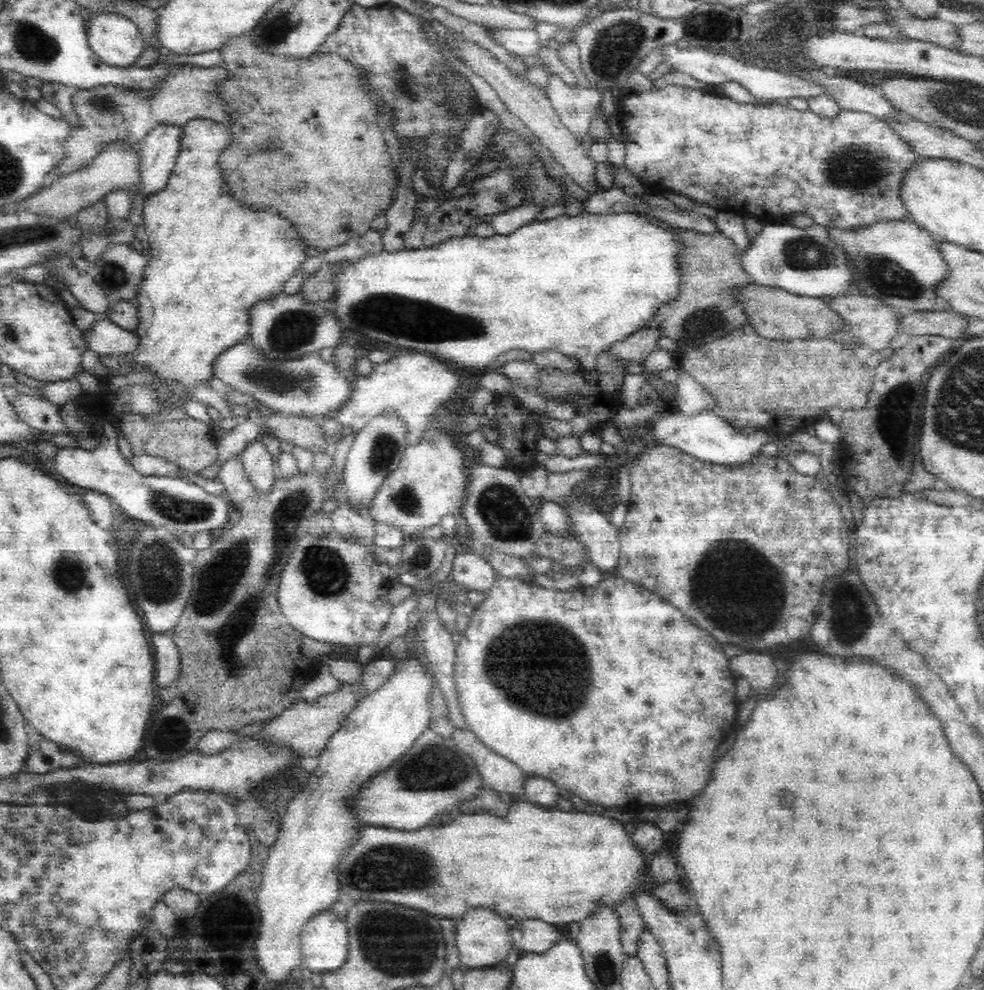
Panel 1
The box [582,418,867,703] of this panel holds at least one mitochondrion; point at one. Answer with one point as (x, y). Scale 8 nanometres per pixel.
(709, 563)

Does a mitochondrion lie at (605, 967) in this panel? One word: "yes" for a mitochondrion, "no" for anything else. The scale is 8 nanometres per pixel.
yes

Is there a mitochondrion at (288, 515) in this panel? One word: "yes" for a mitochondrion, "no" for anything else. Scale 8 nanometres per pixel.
yes

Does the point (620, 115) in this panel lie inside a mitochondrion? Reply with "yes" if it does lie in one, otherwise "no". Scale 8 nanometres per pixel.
no

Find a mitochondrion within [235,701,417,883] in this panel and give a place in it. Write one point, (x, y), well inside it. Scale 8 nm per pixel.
(283, 791)

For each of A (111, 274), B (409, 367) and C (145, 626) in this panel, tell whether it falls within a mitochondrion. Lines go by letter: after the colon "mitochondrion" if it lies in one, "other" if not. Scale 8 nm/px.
A: mitochondrion
B: other
C: other

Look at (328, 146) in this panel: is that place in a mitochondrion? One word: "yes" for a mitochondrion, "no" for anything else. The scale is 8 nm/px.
no

